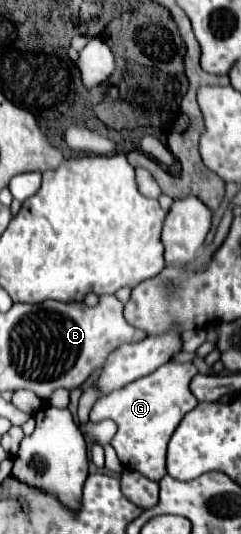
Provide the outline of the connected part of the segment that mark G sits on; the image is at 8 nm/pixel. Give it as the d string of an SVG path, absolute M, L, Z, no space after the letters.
M167 362L159 366L153 374L143 376L127 384L123 390L109 394L109 398L95 402L91 410L91 422L101 422L109 418L117 424L117 432L111 440L111 446L117 450L117 456L123 466L137 470L151 480L161 480L167 474L167 442L179 426L181 418L197 406L197 400L189 390L189 382L195 374L197 368L193 362Z

